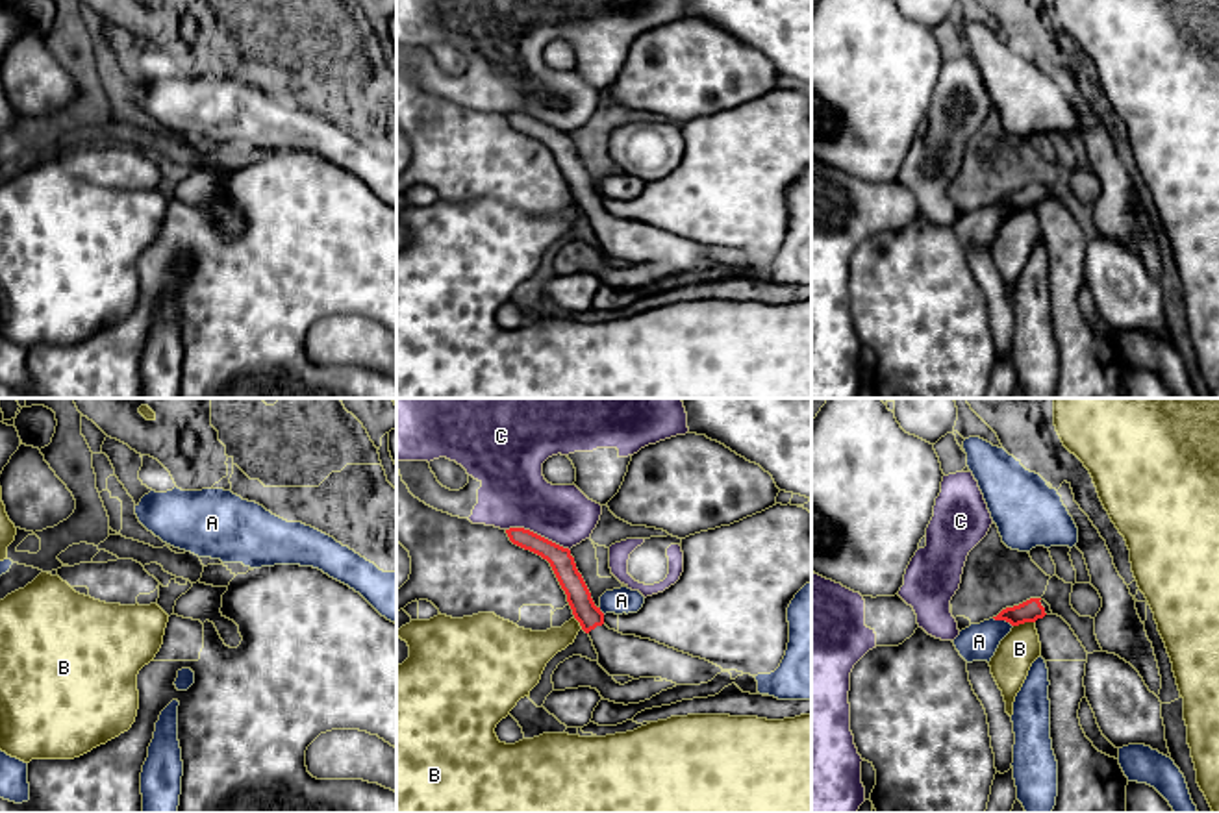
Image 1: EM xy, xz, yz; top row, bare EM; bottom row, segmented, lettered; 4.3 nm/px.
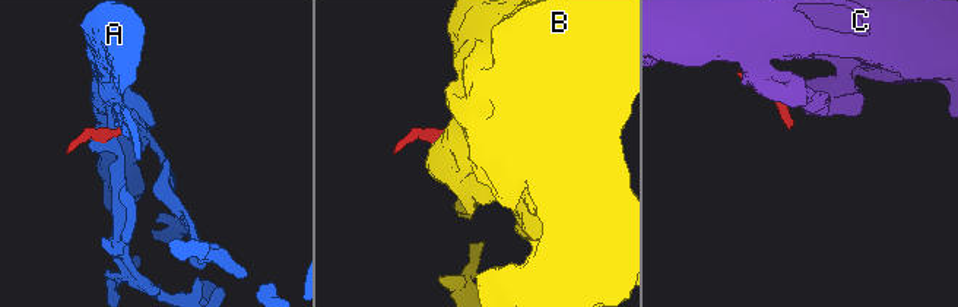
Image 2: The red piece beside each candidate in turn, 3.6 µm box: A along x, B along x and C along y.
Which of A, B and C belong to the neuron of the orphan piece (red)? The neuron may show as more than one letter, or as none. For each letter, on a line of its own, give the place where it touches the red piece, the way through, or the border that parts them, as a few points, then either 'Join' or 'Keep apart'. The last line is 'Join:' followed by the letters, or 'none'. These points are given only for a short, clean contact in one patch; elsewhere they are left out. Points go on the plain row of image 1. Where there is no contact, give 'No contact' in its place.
A: Touches red at yz (1003, 204). Boundary: yz (993, 202), (1005, 204), (1012, 212). Keep apart
B: Touches red at yz (1023, 208). Boundary: yz (1034, 206), (1014, 212). Keep apart
C: Touches red at xz (536, 119). Boundary: xz (506, 113), (528, 113), (569, 136). Keep apart
Join: none

